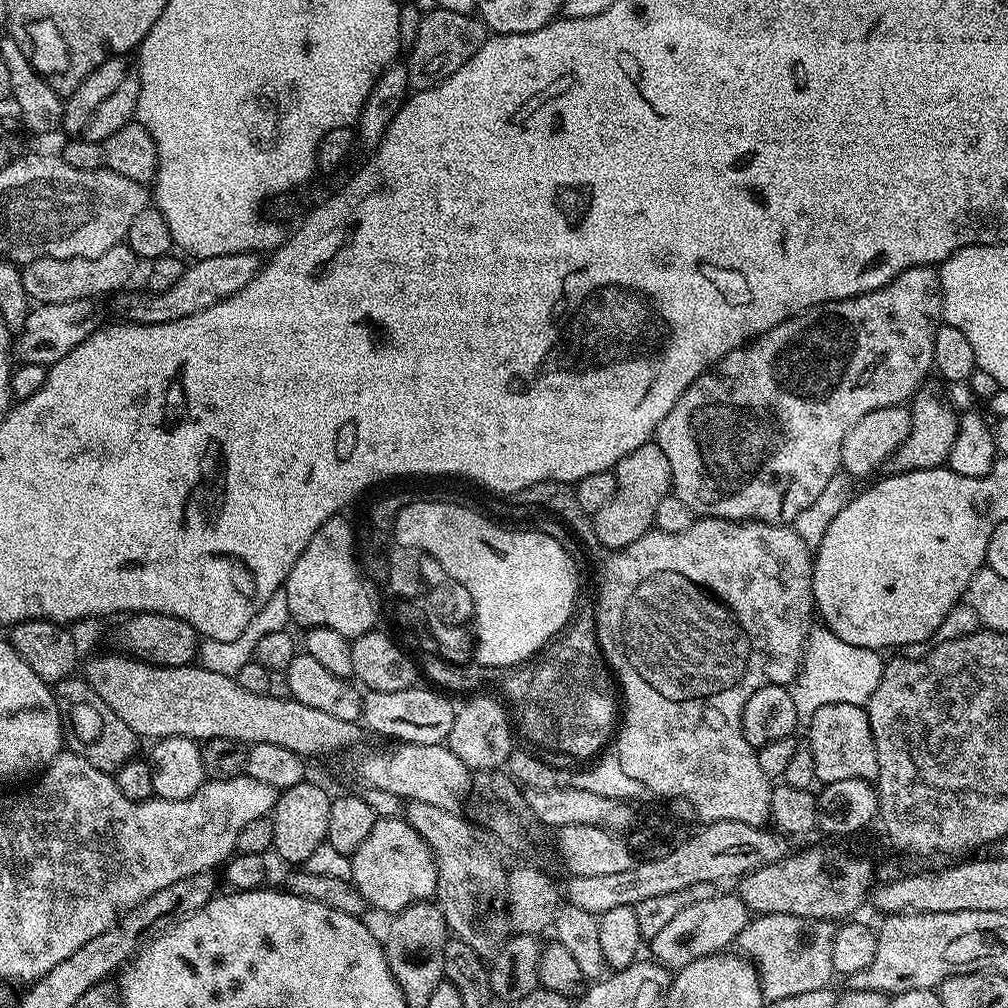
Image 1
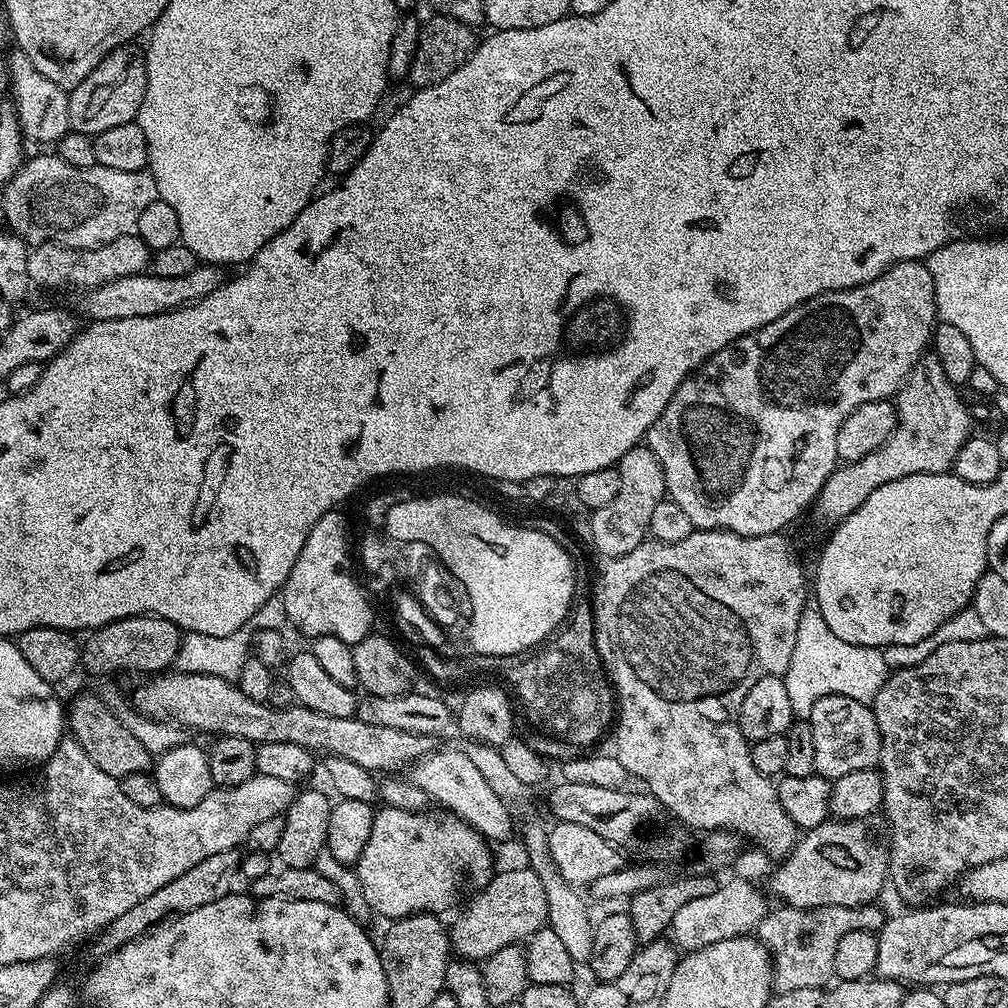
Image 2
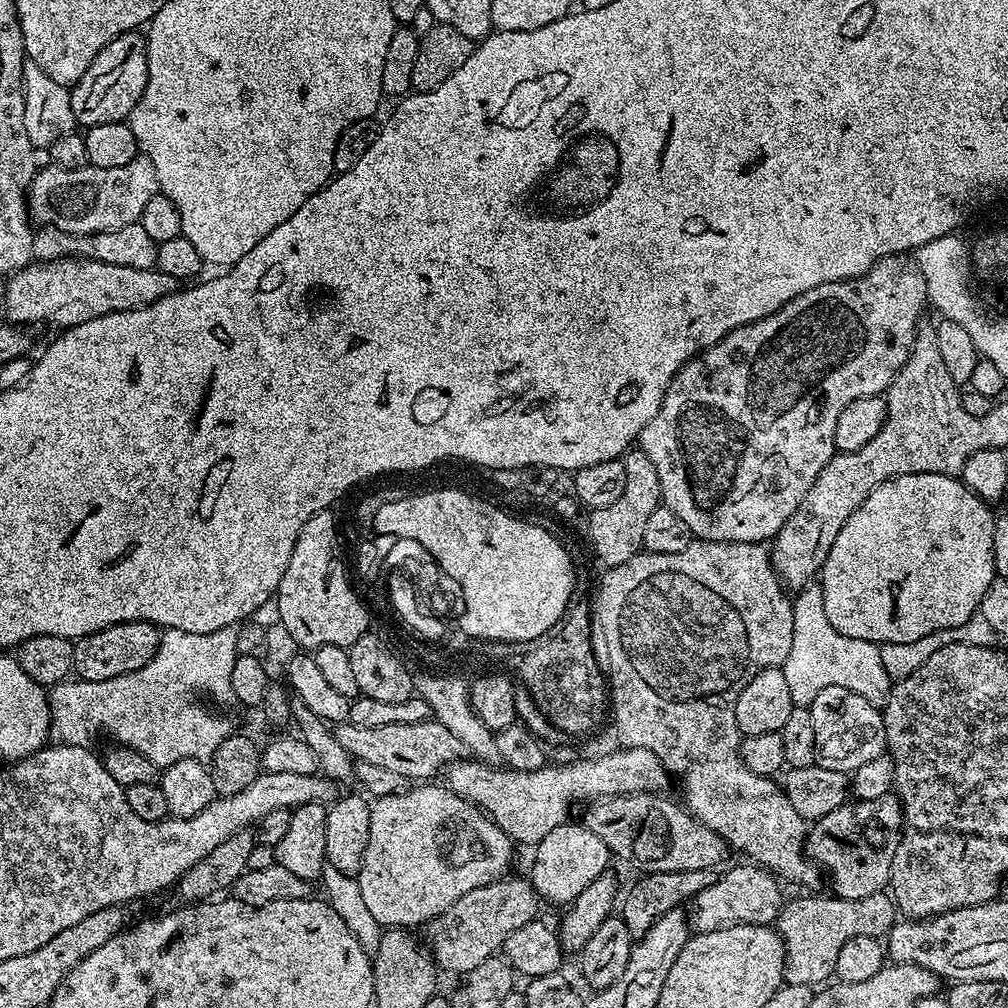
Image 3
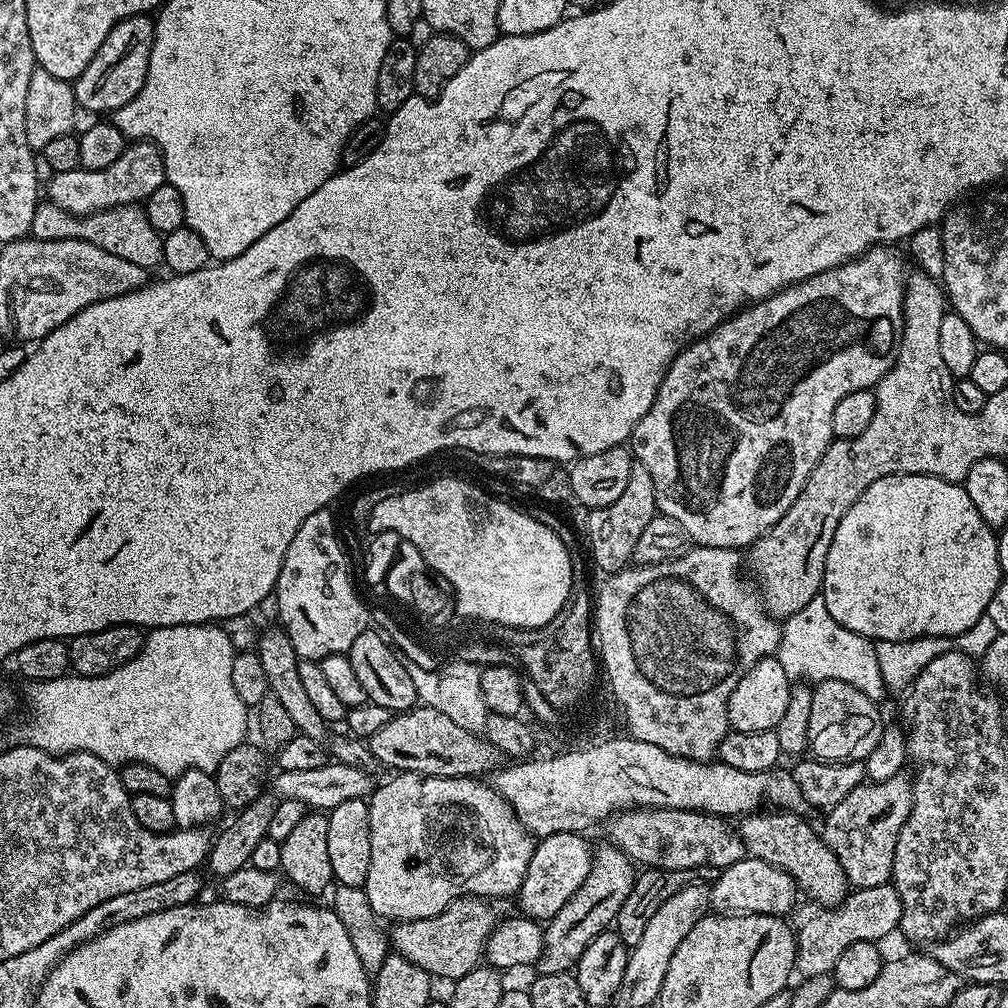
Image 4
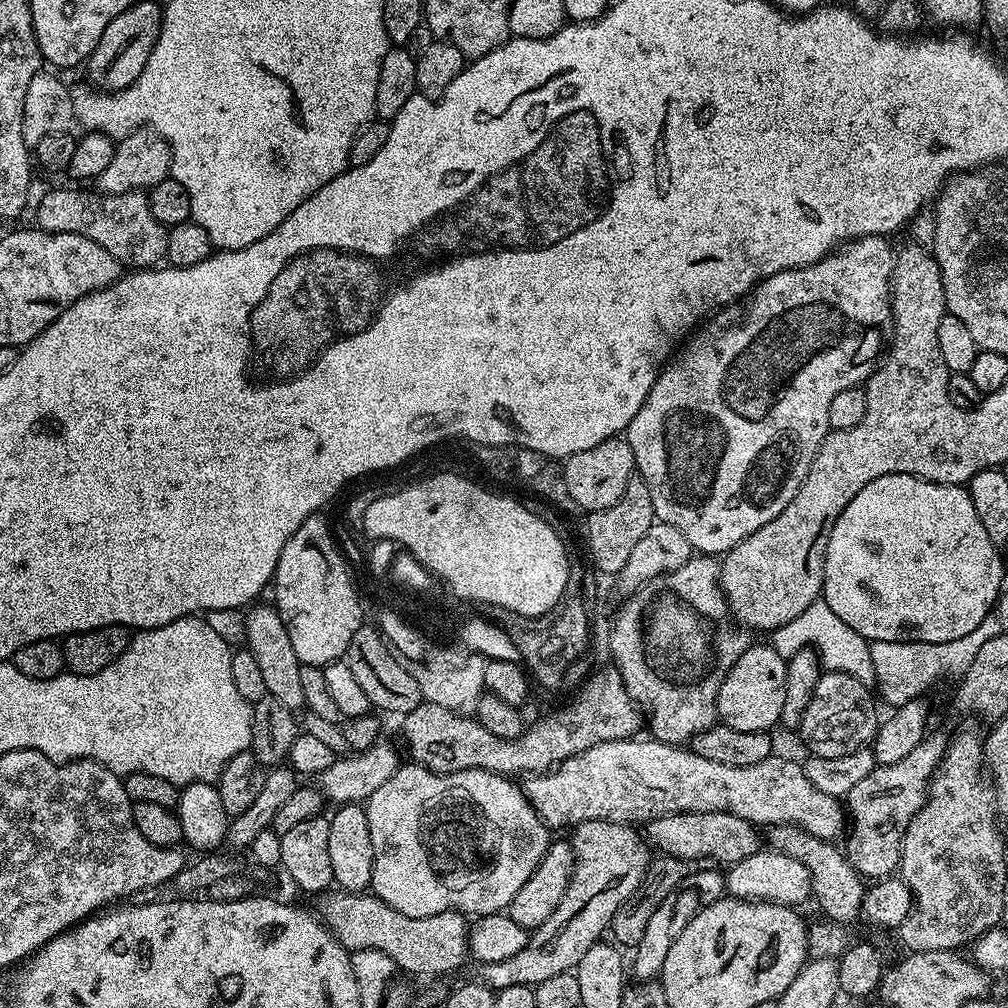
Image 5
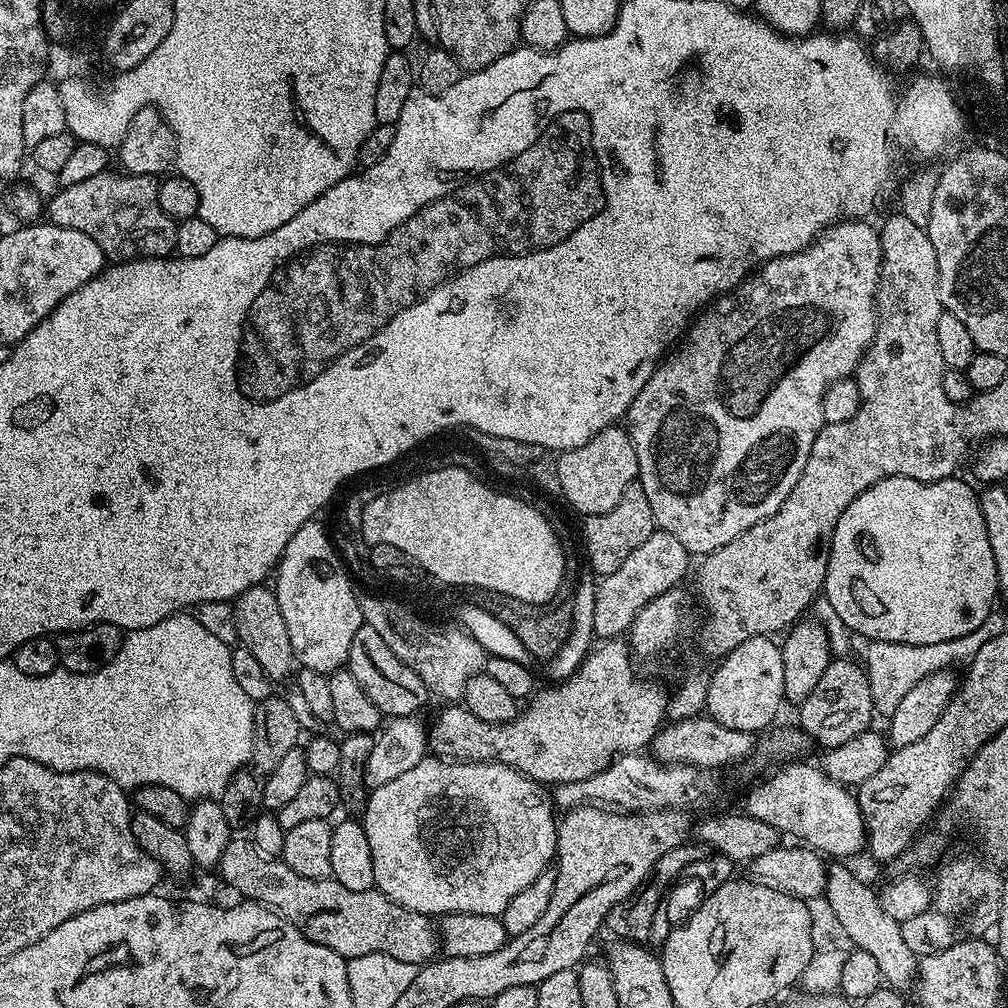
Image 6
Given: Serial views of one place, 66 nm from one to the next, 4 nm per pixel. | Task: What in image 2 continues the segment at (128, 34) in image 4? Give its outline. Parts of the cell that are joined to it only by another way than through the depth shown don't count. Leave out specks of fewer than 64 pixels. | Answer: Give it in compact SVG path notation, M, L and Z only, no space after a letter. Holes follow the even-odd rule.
M136 46L116 48L85 80L68 92L70 106L70 129L87 136L102 134L102 130L111 130L114 126L122 126L135 121L138 110L142 106L142 98L146 94L146 56Z

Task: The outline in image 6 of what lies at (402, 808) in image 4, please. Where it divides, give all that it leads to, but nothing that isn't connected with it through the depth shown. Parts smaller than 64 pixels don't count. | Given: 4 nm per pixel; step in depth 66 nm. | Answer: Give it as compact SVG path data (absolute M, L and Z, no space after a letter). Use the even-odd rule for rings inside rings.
M426 758L406 770L386 786L371 789L368 802L364 805L362 823L366 830L366 838L370 842L370 858L374 858L374 885L382 894L392 899L393 904L406 906L406 910L414 910L429 918L443 918L450 912L462 914L486 914L498 916L503 914L506 906L521 890L526 890L538 874L549 871L556 855L556 829L558 827L558 812L554 807L553 797L545 785L532 780L526 774L514 770L510 766L502 766L494 762L470 762L469 760L446 760L443 758Z

